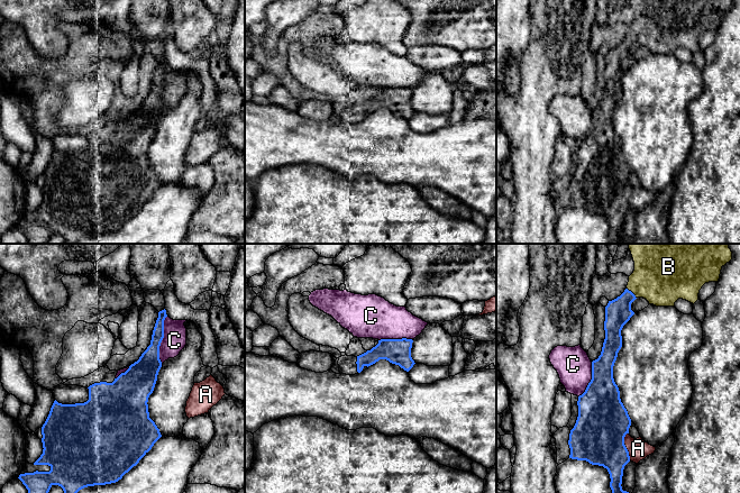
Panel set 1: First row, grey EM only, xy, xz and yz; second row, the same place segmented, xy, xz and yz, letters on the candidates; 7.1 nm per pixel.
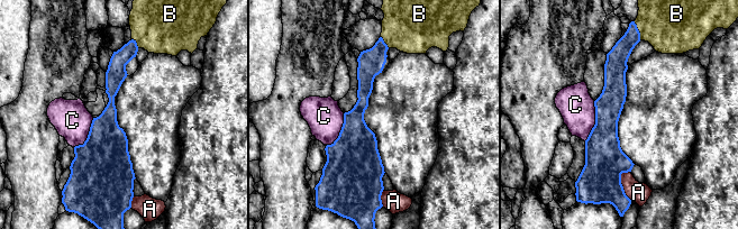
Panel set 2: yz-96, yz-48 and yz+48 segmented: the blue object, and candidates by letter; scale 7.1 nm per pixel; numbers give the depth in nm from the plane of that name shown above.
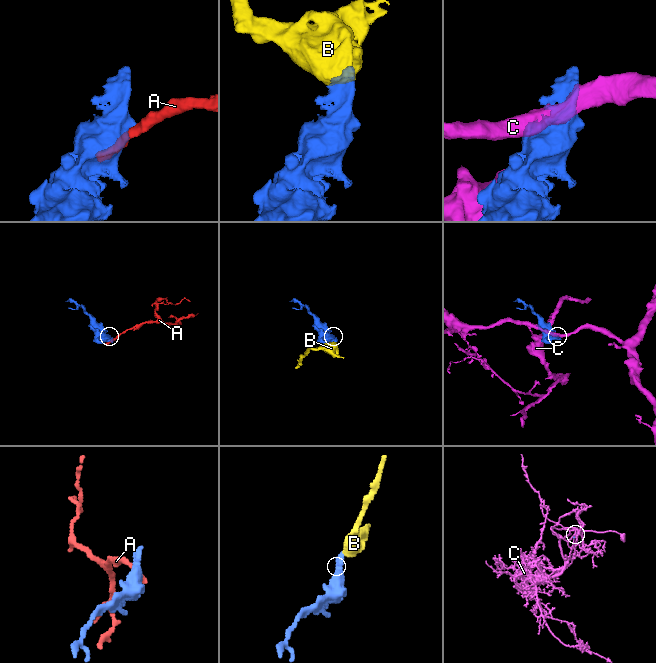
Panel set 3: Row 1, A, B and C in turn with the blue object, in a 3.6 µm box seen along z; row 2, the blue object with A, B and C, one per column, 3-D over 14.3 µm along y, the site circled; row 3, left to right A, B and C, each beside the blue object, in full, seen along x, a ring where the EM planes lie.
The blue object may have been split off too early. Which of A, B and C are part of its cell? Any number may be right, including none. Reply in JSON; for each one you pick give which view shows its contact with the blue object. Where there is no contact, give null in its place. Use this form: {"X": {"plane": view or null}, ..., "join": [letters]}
{"B": {"plane": "yz"}, "join": ["B"]}

